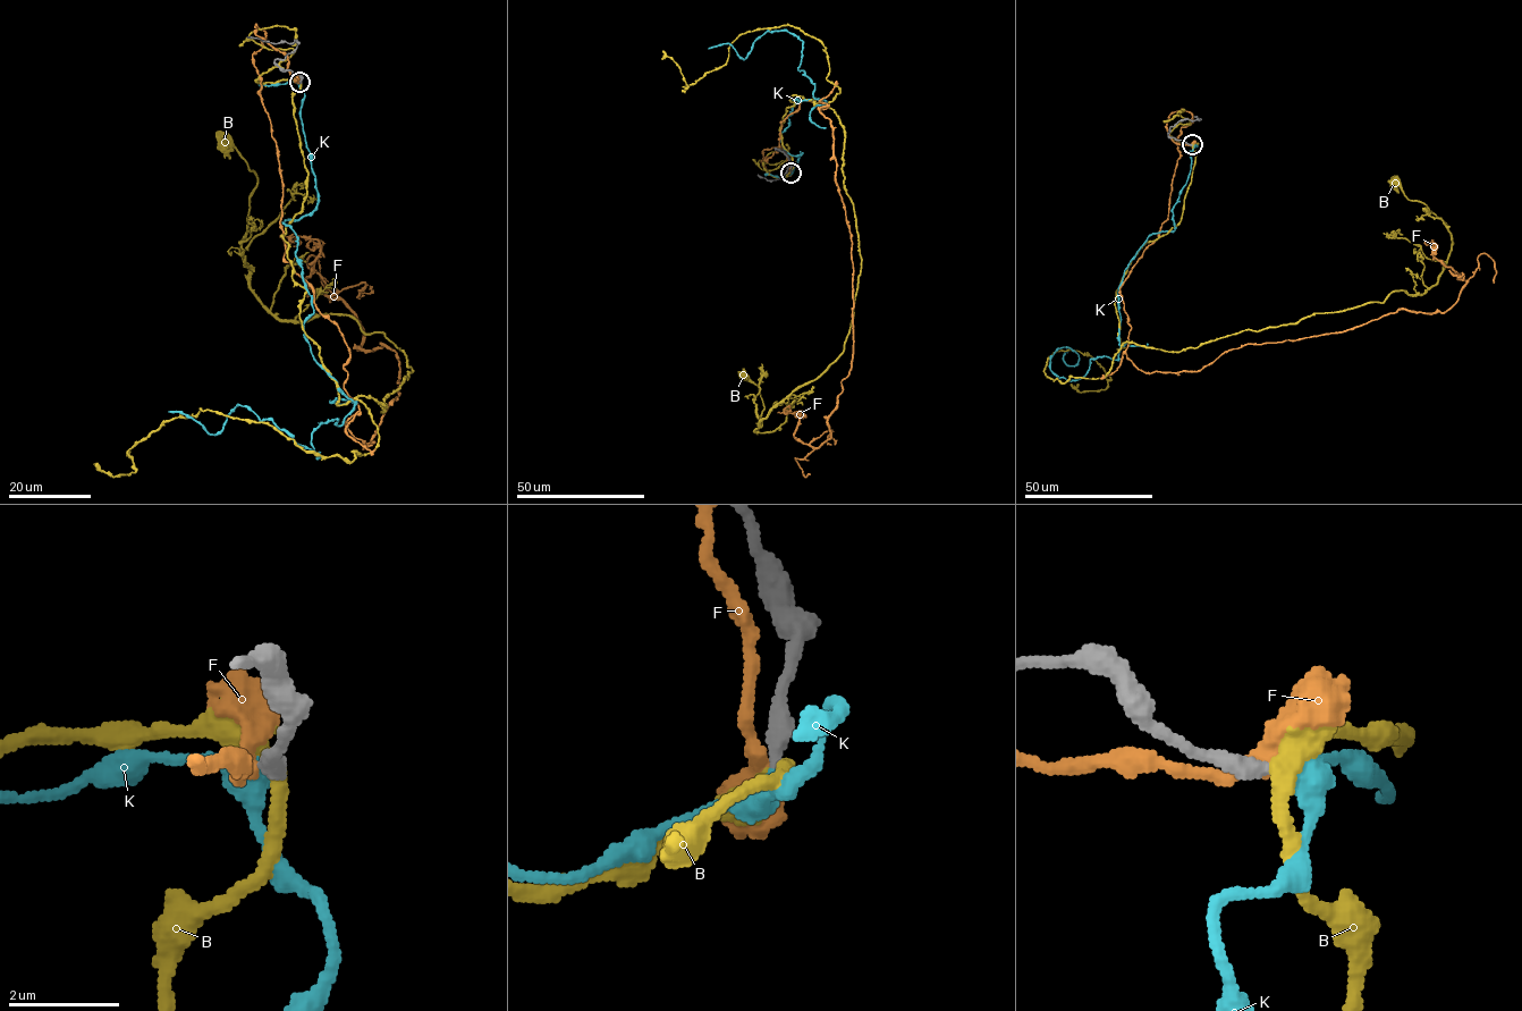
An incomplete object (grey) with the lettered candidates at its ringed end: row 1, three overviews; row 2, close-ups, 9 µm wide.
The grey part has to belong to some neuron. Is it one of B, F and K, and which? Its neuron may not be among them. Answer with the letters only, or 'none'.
K

